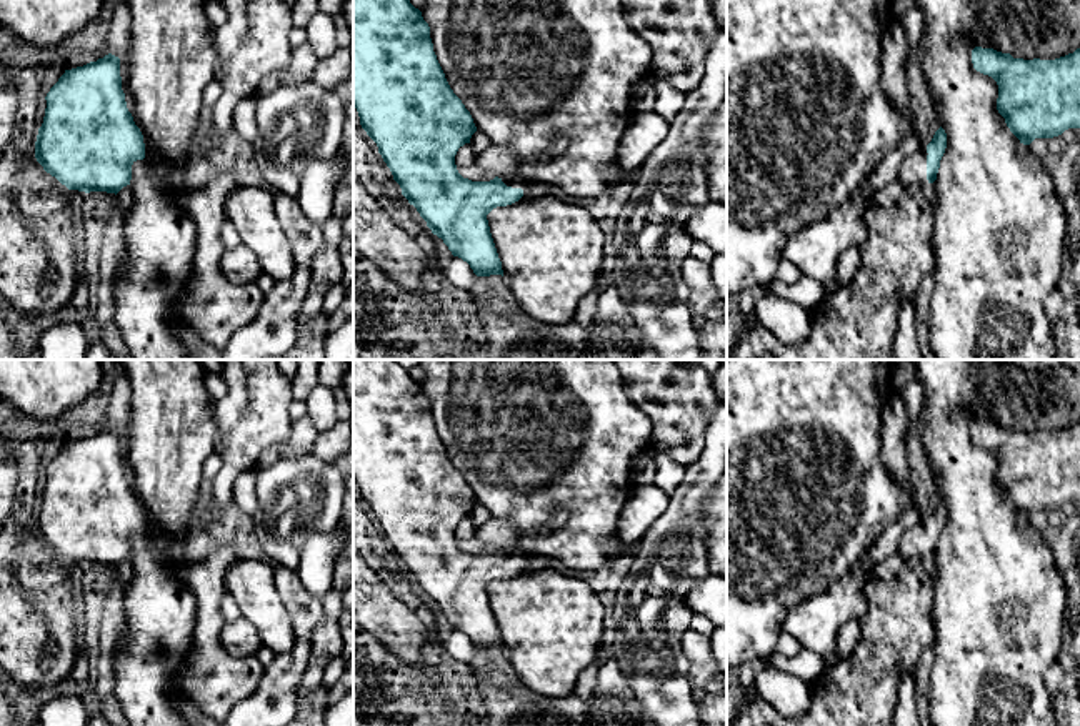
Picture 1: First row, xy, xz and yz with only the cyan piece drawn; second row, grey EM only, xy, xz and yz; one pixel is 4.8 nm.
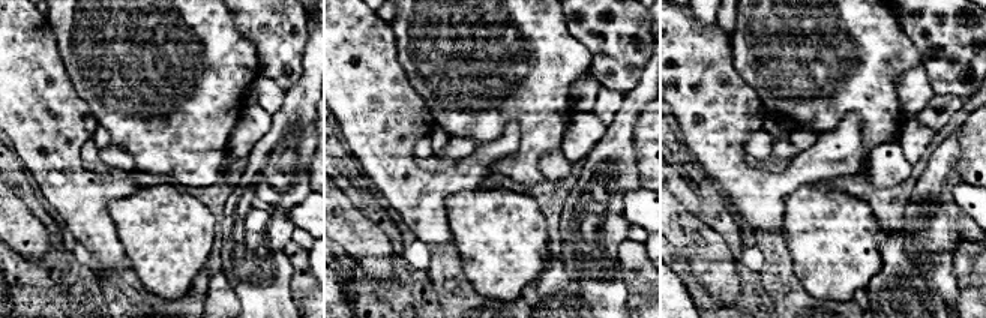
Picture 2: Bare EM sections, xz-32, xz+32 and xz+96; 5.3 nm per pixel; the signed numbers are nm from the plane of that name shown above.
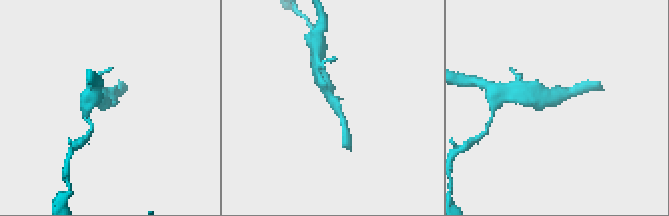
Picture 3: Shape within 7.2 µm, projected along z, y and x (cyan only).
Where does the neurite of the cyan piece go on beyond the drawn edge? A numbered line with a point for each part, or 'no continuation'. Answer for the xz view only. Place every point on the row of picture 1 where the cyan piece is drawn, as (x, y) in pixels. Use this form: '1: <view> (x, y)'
1: xz (515, 180)

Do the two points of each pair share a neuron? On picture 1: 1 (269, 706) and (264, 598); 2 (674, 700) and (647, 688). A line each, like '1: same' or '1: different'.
1: different
2: same

